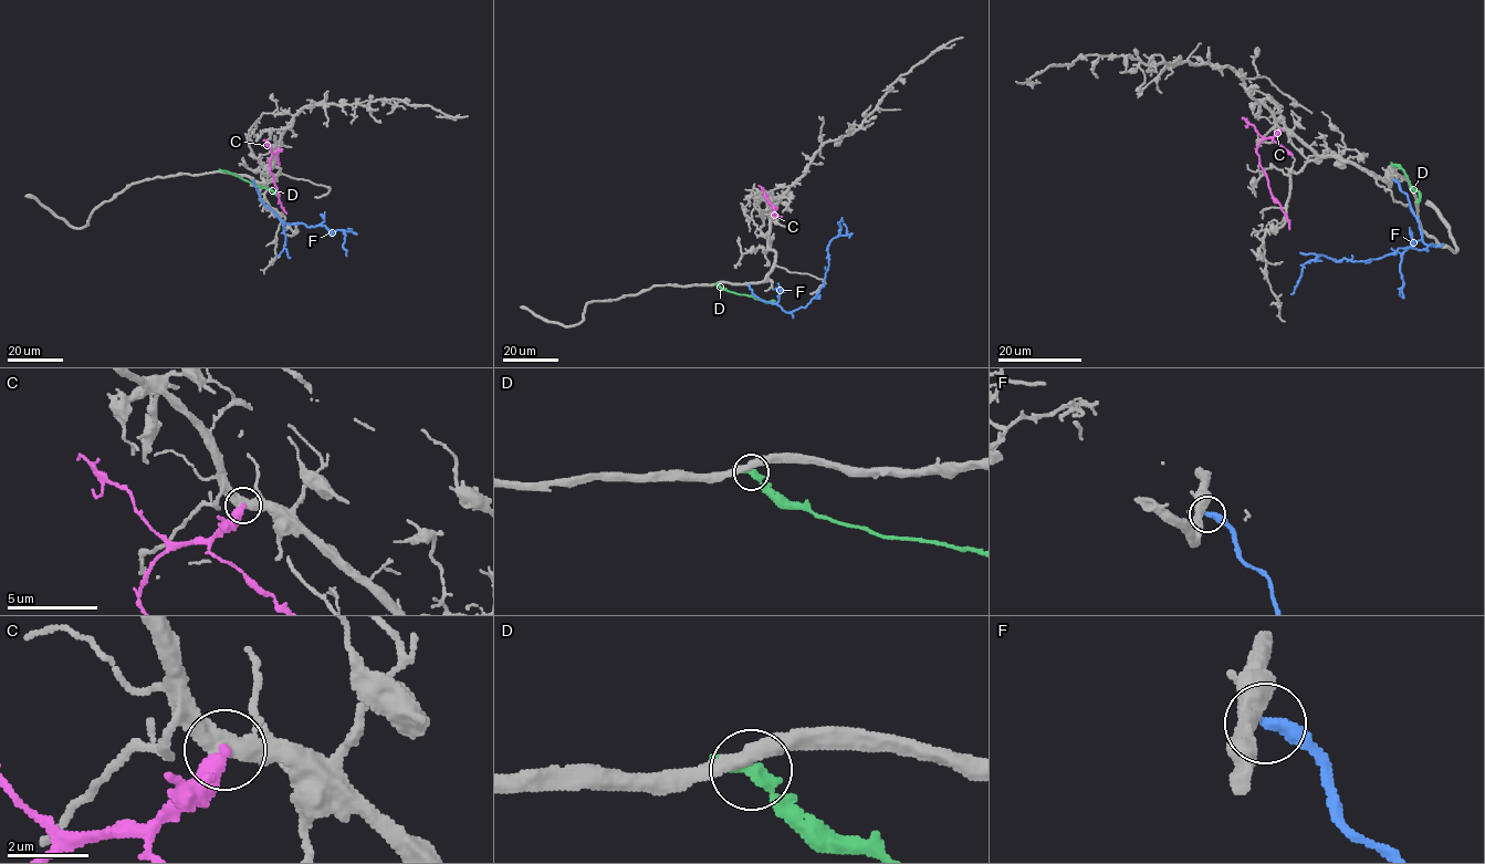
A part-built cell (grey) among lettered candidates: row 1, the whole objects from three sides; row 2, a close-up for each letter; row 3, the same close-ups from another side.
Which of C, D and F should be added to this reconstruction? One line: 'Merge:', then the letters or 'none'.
Merge: none

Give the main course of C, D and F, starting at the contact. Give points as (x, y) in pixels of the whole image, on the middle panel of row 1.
C: (772, 210), (764, 195), (774, 211), (782, 217)
D: (717, 283), (735, 293), (774, 300)
F: (749, 284), (761, 300), (786, 312), (805, 306), (823, 285), (827, 247), (839, 233), (843, 217)

